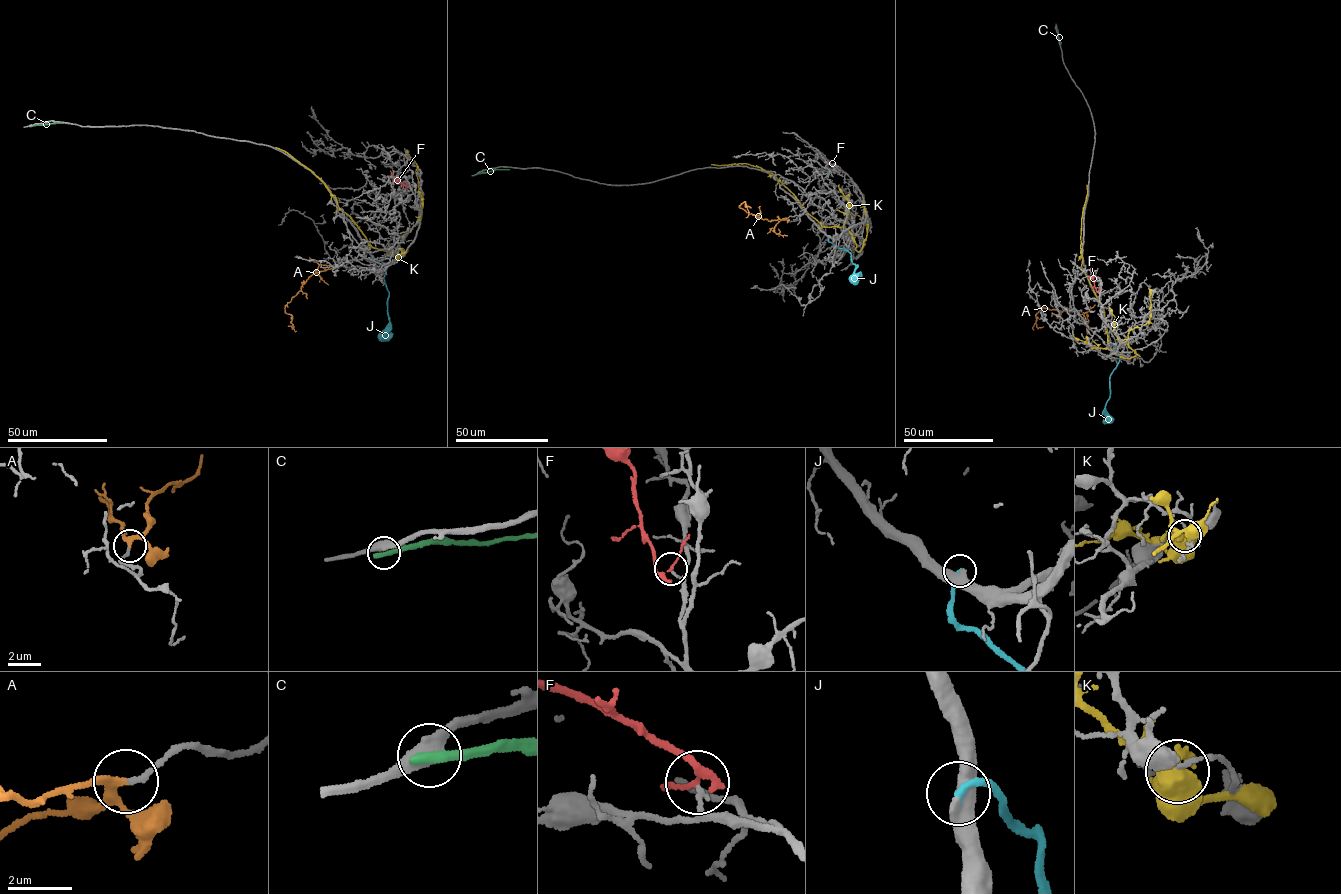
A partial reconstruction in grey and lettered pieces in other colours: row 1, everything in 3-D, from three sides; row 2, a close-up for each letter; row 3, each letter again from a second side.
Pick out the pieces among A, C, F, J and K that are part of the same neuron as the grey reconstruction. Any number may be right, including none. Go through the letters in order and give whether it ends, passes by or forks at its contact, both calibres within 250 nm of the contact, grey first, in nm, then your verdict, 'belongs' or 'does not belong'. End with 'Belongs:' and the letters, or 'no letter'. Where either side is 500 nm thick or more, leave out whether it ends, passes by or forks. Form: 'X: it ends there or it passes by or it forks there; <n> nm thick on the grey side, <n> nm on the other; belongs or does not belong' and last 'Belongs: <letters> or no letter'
A: it forks there; 160 nm thick on the grey side, 190 nm on the other; belongs
C: it ends there; 480 nm thick on the grey side, 380 nm on the other; does not belong
F: it forks there; 100 nm thick on the grey side, 140 nm on the other; does not belong
J: it ends there; 440 nm thick on the grey side, 240 nm on the other; belongs
K: it forks there; 110 nm thick on the grey side, 460 nm on the other; does not belong
Belongs: A, J

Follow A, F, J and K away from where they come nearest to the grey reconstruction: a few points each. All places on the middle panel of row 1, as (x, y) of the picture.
A: (786, 218), (769, 221), (757, 217), (739, 207), (745, 202), (748, 212), (745, 217)
F: (841, 169), (820, 157)
J: (829, 235), (830, 242), (850, 254), (856, 267), (854, 284)
K: (849, 205), (843, 226), (827, 227), (808, 214), (773, 174), (747, 163), (711, 164)

